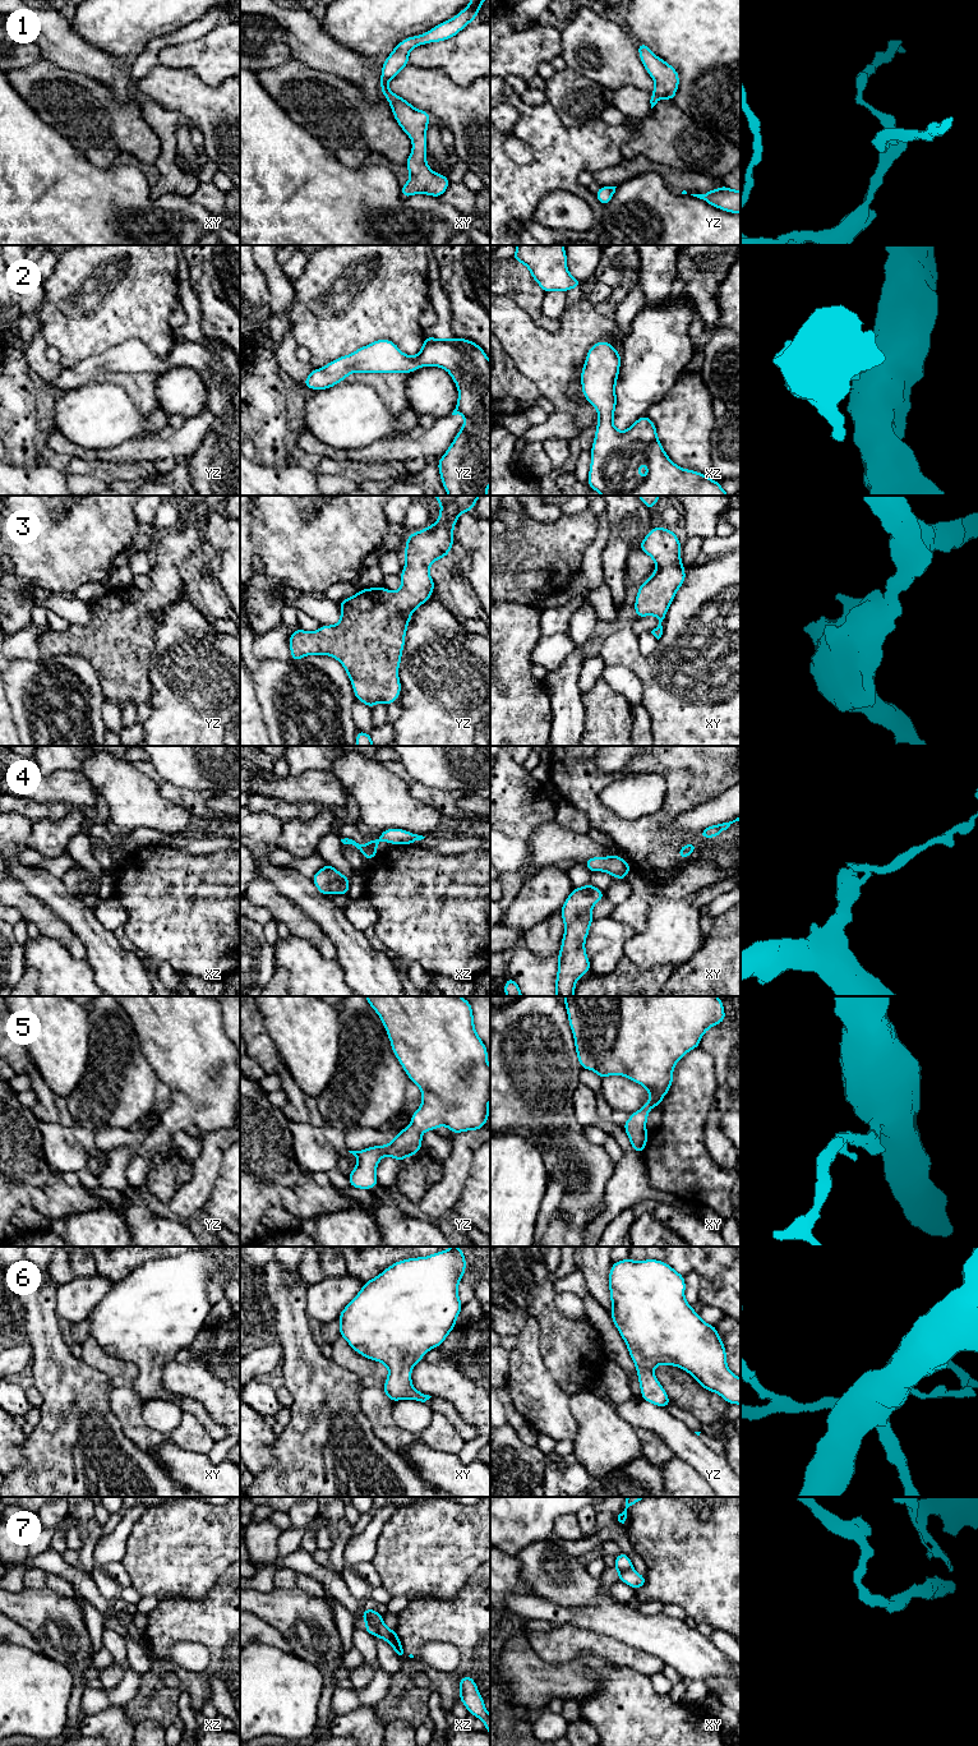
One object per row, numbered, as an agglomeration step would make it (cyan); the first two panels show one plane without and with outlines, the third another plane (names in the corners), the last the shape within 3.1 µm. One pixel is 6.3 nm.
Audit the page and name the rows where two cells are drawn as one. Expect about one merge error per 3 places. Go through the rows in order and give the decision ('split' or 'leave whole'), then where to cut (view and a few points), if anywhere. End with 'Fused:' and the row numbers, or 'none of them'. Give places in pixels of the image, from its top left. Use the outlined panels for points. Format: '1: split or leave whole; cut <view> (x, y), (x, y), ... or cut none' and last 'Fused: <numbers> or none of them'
1: leave whole; cut none
2: leave whole; cut none
3: leave whole; cut none
4: split; cut xz (376, 850), (368, 850), (364, 855)
5: leave whole; cut none
6: leave whole; cut none
7: split; cut xz (382, 1617), (376, 1622), (374, 1635)
Fused: 4, 7

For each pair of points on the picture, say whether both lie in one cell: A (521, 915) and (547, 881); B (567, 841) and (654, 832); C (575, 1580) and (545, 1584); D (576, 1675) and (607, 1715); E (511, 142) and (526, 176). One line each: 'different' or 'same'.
A: same
B: different
C: same
D: different
E: different

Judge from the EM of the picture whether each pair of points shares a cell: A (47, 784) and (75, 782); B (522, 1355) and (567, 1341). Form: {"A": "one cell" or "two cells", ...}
{"A": "one cell", "B": "two cells"}

